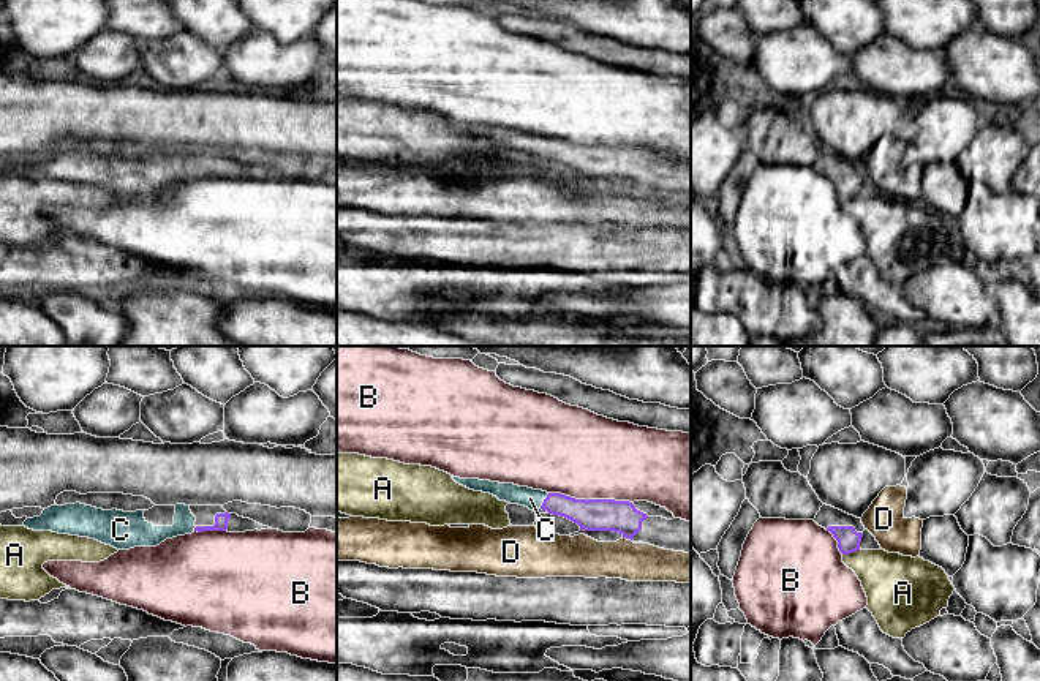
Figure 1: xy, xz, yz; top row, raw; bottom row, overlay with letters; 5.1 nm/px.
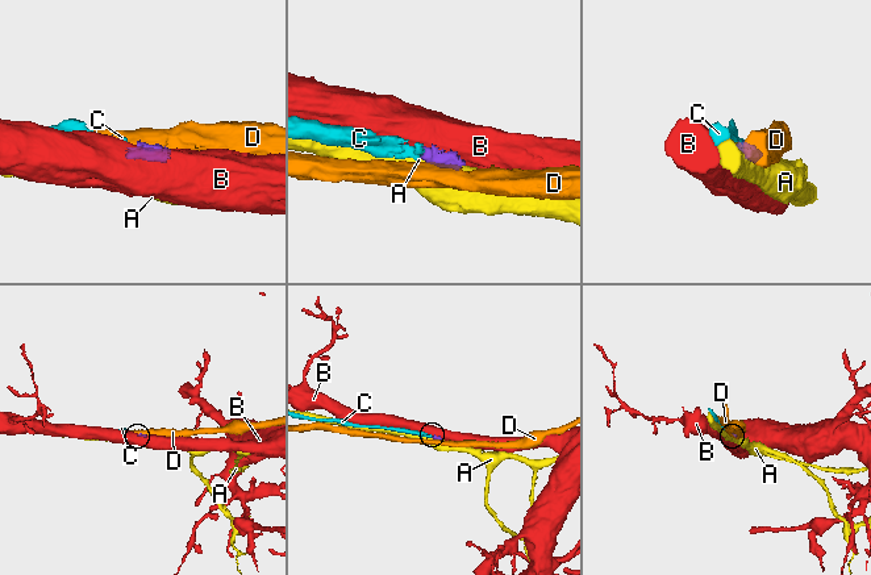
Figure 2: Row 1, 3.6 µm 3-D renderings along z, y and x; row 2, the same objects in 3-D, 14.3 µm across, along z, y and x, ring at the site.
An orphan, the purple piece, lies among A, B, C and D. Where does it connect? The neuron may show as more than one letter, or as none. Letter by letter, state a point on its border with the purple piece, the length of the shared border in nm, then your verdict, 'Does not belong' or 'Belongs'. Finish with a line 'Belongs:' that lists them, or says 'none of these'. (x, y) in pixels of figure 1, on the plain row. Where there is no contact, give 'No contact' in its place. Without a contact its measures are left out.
A: Touches purple at yz (851, 198). Shared border 100 nm. Does not belong
B: Touches purple at xz (590, 146). Shared border 420 nm. Does not belong
C: Touches purple at xz (544, 147). Shared border 90 nm. Belongs
D: Touches purple at xz (625, 182). Shared border 30 nm. Does not belong
Belongs: C

